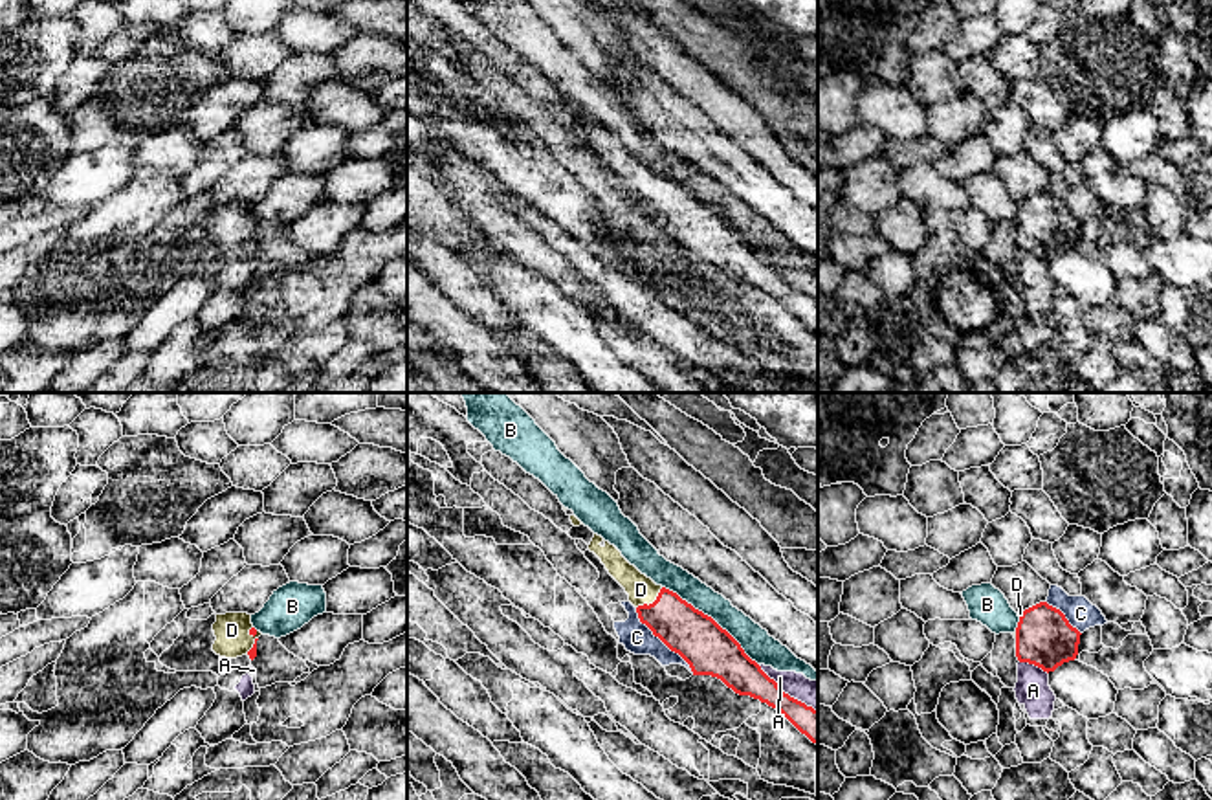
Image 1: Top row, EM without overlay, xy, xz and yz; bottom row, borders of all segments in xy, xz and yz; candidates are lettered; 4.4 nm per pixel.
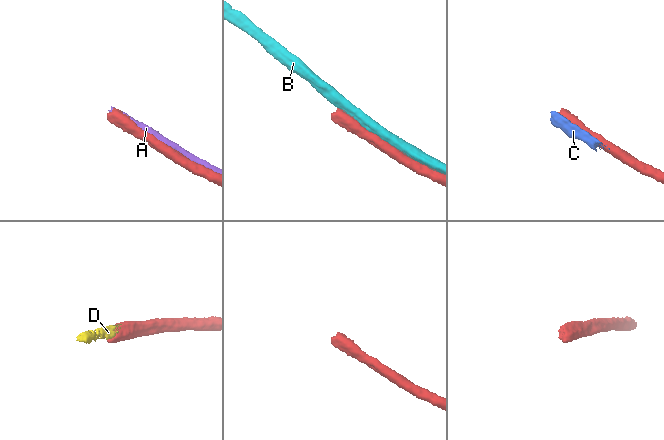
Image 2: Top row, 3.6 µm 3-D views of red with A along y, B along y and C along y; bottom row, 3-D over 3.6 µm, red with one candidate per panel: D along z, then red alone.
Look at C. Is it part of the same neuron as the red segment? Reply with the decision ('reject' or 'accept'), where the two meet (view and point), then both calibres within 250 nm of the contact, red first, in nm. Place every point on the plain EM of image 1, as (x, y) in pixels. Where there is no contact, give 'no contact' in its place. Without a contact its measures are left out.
reject | xz (662, 230) | 220/140 nm

